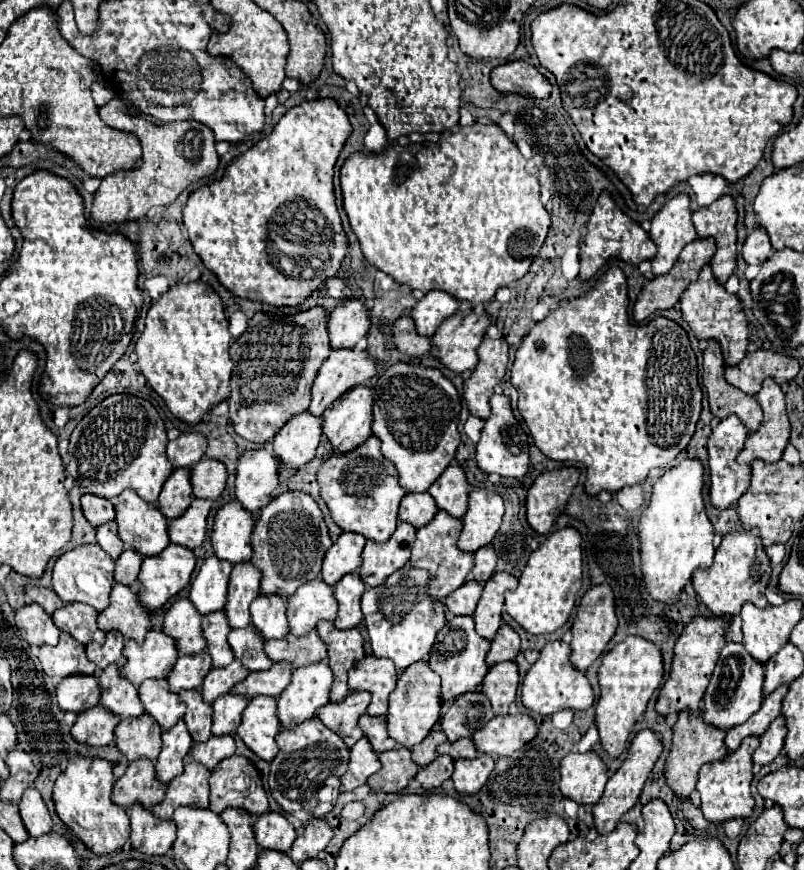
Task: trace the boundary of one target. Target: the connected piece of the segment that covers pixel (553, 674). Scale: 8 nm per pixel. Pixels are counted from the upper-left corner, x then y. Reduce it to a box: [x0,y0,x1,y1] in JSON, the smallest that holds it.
[522,640,594,716]

